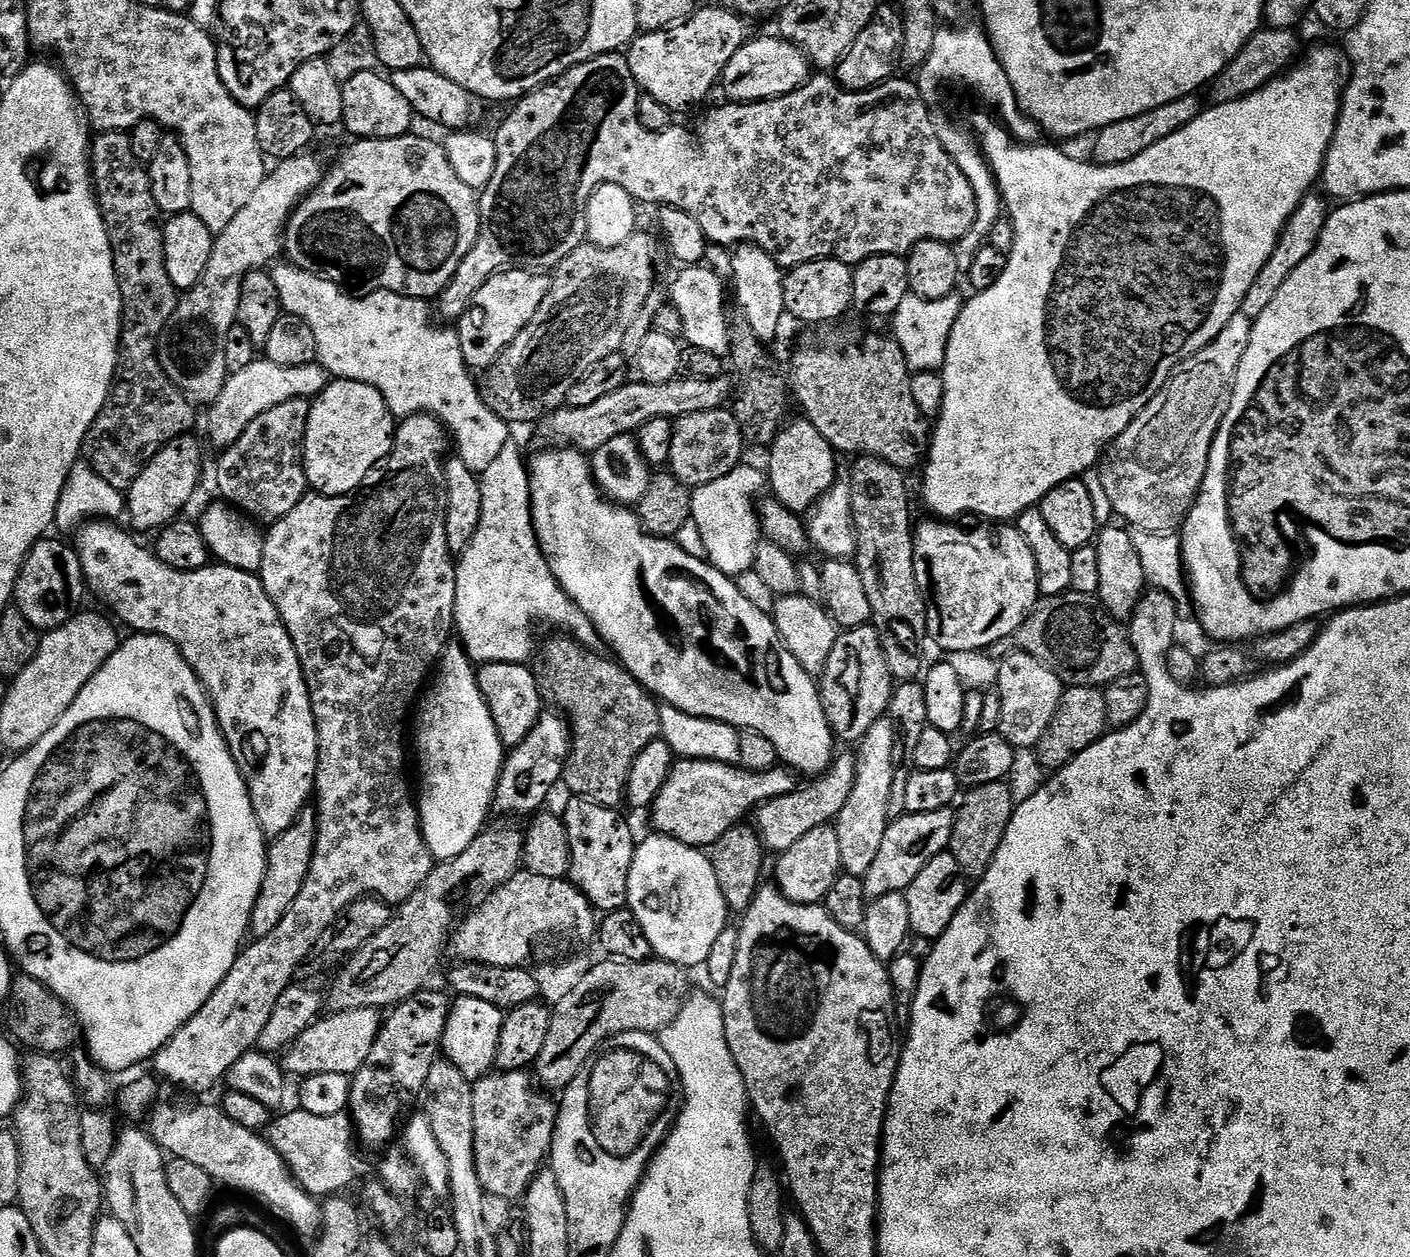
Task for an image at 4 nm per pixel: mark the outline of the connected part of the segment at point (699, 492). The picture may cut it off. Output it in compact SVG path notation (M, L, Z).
M744 462L740 467L730 470L730 474L723 478L706 482L706 486L693 491L691 519L698 526L698 534L702 534L702 546L706 546L708 563L714 565L722 574L735 578L744 572L752 571L754 550L762 539L758 508L754 501L765 488L765 473Z

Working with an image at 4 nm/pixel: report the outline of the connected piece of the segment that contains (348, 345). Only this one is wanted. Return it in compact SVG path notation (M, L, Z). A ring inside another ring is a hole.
M281 262L276 269L274 268L271 269L270 275L274 286L278 286L278 298L280 299L281 309L287 315L302 318L302 322L306 322L306 326L310 326L310 330L314 334L314 342L316 343L316 359L329 374L342 380L353 380L354 382L362 382L363 384L374 386L374 390L378 390L382 394L382 398L386 402L388 409L392 411L393 417L403 418L405 416L418 416L421 414L436 417L444 425L447 435L454 441L455 447L456 444L460 447L458 459L466 462L466 470L477 474L485 472L494 463L494 458L498 458L498 454L502 454L502 446L510 443L510 436L508 436L510 425L502 418L498 418L498 414L494 414L494 410L490 410L490 406L484 402L484 397L481 389L478 387L477 381L476 384L472 381L474 376L469 369L466 358L462 358L462 346L460 345L456 328L452 326L441 326L437 323L434 319L433 309L432 312L428 309L430 307L429 301L415 300L409 296L394 294L393 292L369 292L355 296L349 294L340 285L329 280L323 280L320 276L315 276L309 272L303 272L301 268L295 268L293 264Z

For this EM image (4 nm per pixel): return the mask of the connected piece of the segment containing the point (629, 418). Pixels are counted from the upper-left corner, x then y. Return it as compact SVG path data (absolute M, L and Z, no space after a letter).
M677 378L657 384L632 383L625 382L618 390L606 394L606 398L598 398L598 402L590 402L590 406L557 408L539 421L538 429L540 428L541 438L549 440L548 444L552 446L567 446L585 454L591 454L598 450L598 446L606 446L610 438L631 436L639 432L641 426L654 418L675 421L677 416L723 408L729 403L734 392L733 381L728 378L719 380Z

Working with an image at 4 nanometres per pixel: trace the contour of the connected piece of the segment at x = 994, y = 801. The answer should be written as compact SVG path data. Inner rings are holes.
M1000 781L969 789L957 807L949 852L967 879L977 880L989 869L994 854L1005 836L1006 826L1015 812L1015 801L1007 783Z

